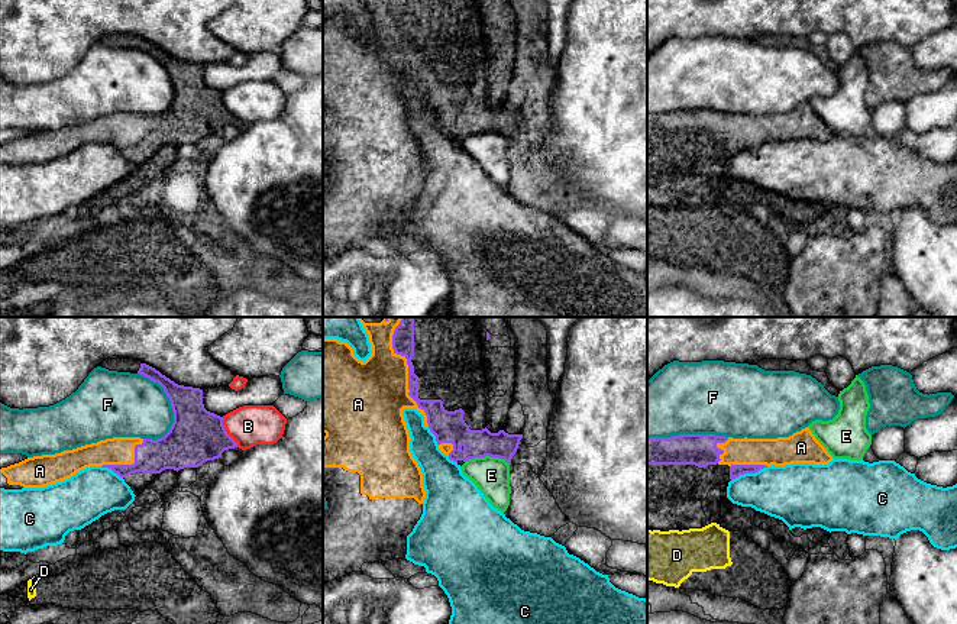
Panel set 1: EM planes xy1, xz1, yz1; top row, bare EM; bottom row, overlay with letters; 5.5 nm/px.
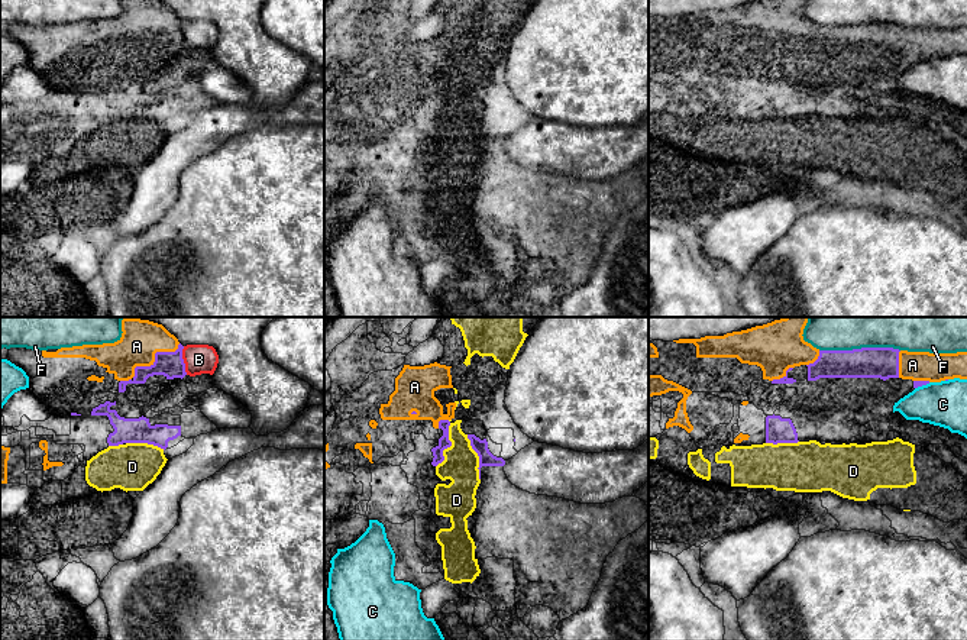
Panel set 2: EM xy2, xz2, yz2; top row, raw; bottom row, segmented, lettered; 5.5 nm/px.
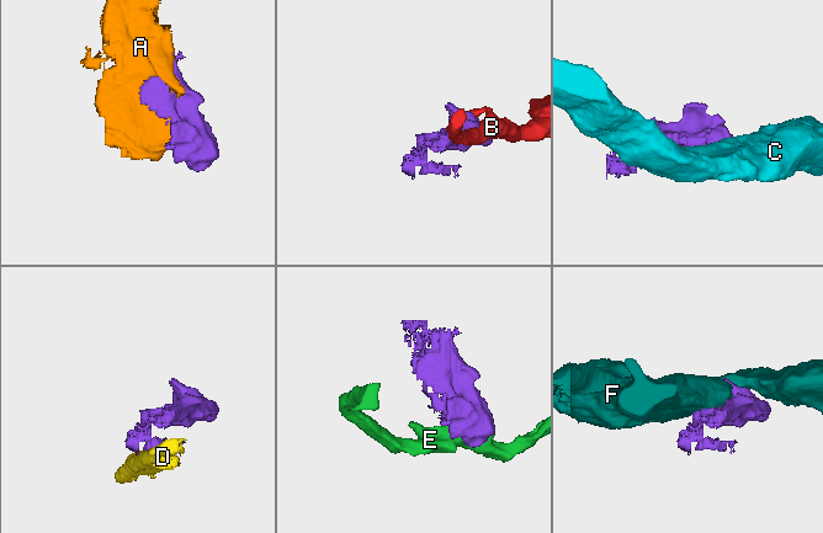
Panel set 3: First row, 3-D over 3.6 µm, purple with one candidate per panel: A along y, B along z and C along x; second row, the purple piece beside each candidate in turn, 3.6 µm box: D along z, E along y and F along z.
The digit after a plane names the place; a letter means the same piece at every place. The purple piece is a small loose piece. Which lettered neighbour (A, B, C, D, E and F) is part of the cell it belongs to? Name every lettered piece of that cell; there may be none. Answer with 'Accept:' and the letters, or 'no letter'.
Accept: A

